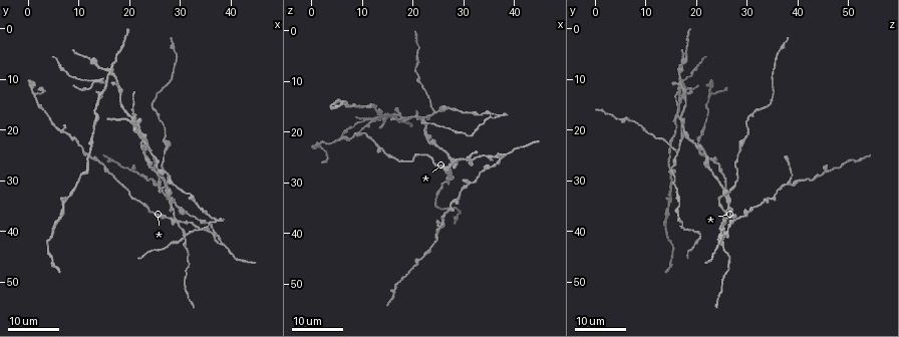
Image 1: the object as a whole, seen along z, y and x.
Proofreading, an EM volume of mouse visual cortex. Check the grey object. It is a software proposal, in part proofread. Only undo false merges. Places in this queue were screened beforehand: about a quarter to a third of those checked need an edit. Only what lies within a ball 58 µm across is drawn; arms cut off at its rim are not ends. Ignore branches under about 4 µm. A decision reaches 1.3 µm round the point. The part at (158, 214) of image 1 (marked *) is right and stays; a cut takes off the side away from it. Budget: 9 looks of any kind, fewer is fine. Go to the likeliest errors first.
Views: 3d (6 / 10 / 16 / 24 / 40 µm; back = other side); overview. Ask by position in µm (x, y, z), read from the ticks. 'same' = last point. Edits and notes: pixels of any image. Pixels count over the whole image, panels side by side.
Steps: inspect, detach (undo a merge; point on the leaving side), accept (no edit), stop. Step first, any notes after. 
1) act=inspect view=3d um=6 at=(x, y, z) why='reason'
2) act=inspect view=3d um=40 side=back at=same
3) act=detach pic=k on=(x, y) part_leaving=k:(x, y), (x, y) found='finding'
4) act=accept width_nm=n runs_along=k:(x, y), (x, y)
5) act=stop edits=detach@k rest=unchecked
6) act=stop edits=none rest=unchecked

act=inspect view=3d um=24 at=(29.5, 38.0, 25.5) why='three-way junction'

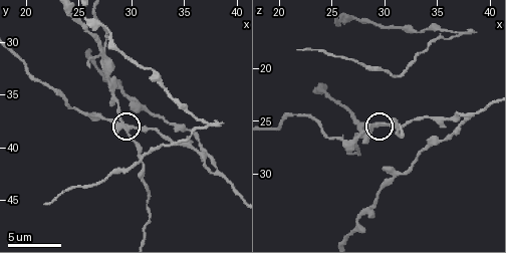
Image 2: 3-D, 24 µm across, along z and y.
act=inspect view=3d um=6 at=(29.6, 38.4, 25.2)

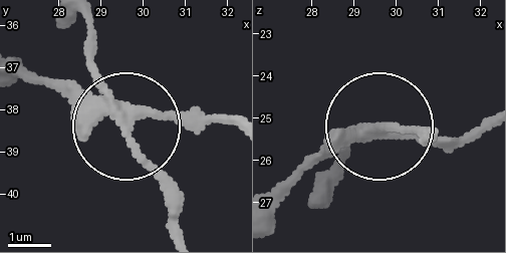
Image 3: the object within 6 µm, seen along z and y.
act=detach pic=3 on=(89, 58) width_nm=240 part_leaving=3:(119, 111), (90, 18) found='two neurons meet here'

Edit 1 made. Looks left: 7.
act=inspect view=overview why='redraw'

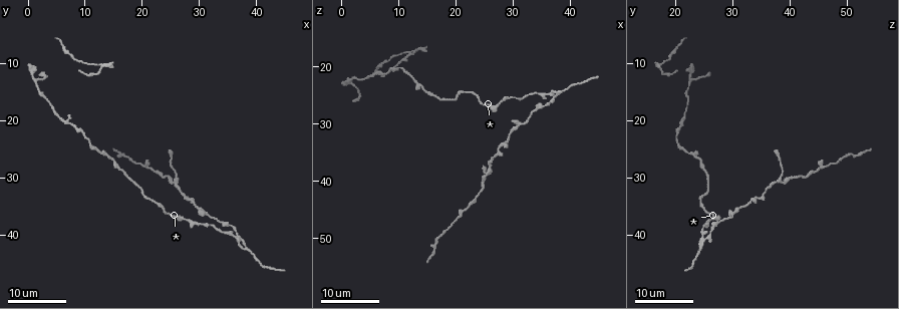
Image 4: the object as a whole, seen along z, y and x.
act=inspect view=3d um=16 at=(37.5, 40.5, 25.0) why='four or more arms meet'

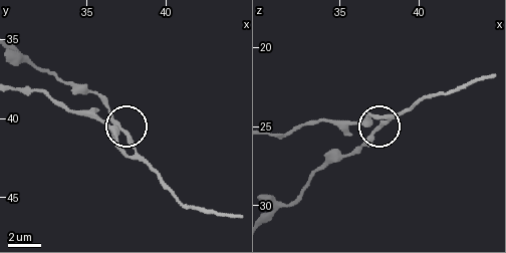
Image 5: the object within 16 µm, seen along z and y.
act=inspect view=3d um=10 at=(37.5, 40.7, 25.2)

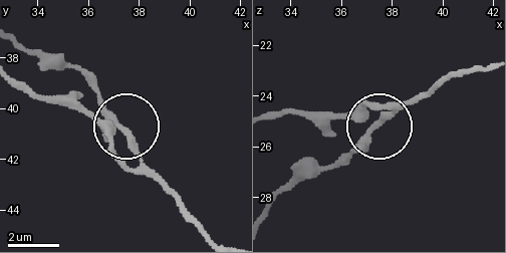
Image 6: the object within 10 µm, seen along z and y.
act=inspect view=3d um=6 at=(37.4, 40.8, 25.1) why='closer look'

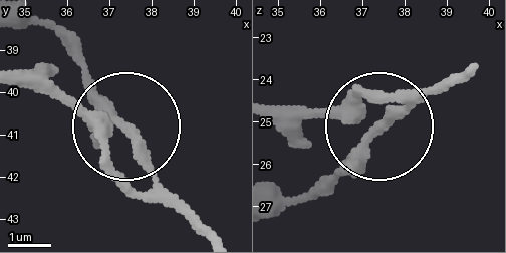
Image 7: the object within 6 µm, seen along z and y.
act=accept runs_along=7:(270, 109), (324, 109), (374, 131), (461, 77) found='continuous, no second neuron'

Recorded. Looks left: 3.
act=inspect view=3d um=24 at=(26.0, 31.0, 38.5) why='a fork'

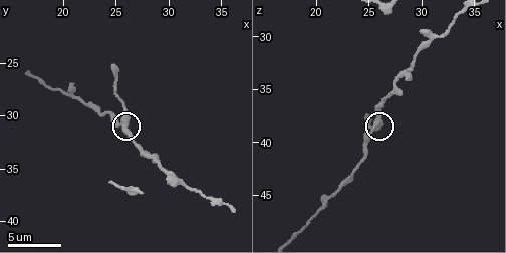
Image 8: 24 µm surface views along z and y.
act=inspect view=3d um=6 at=(25.8, 30.4, 38.4)

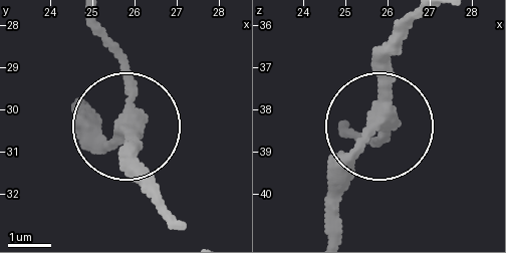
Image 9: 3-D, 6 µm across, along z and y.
act=inspect view=3d um=6 side=back at=(25.75, 30.50, 38.30)

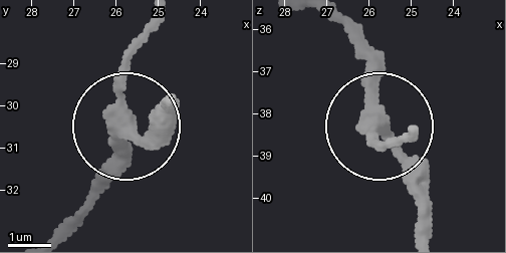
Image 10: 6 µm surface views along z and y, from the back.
act=accept arms=3 runs_along=10:(338, 17), (363, 71), (367, 114), (393, 147) found='continuous, no second neuron'

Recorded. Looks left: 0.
act=stop edits=detach@3 rest=unchecked

